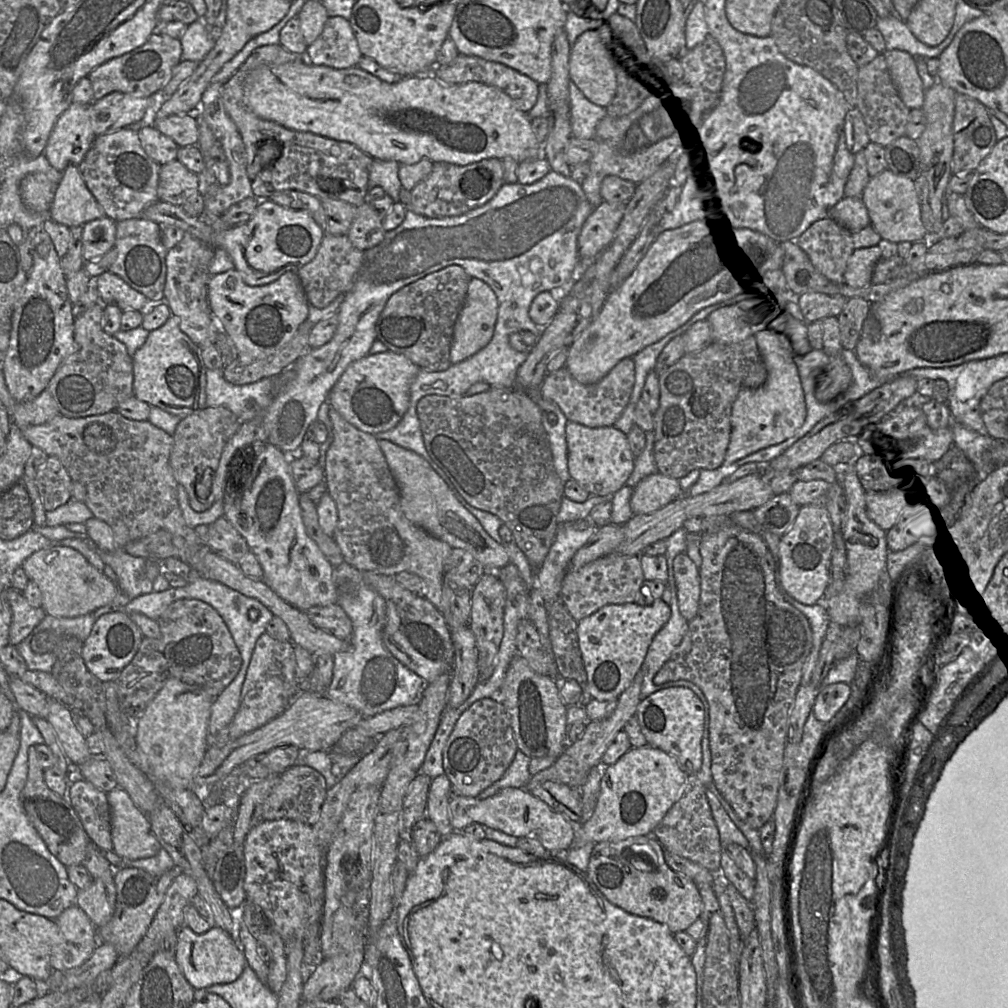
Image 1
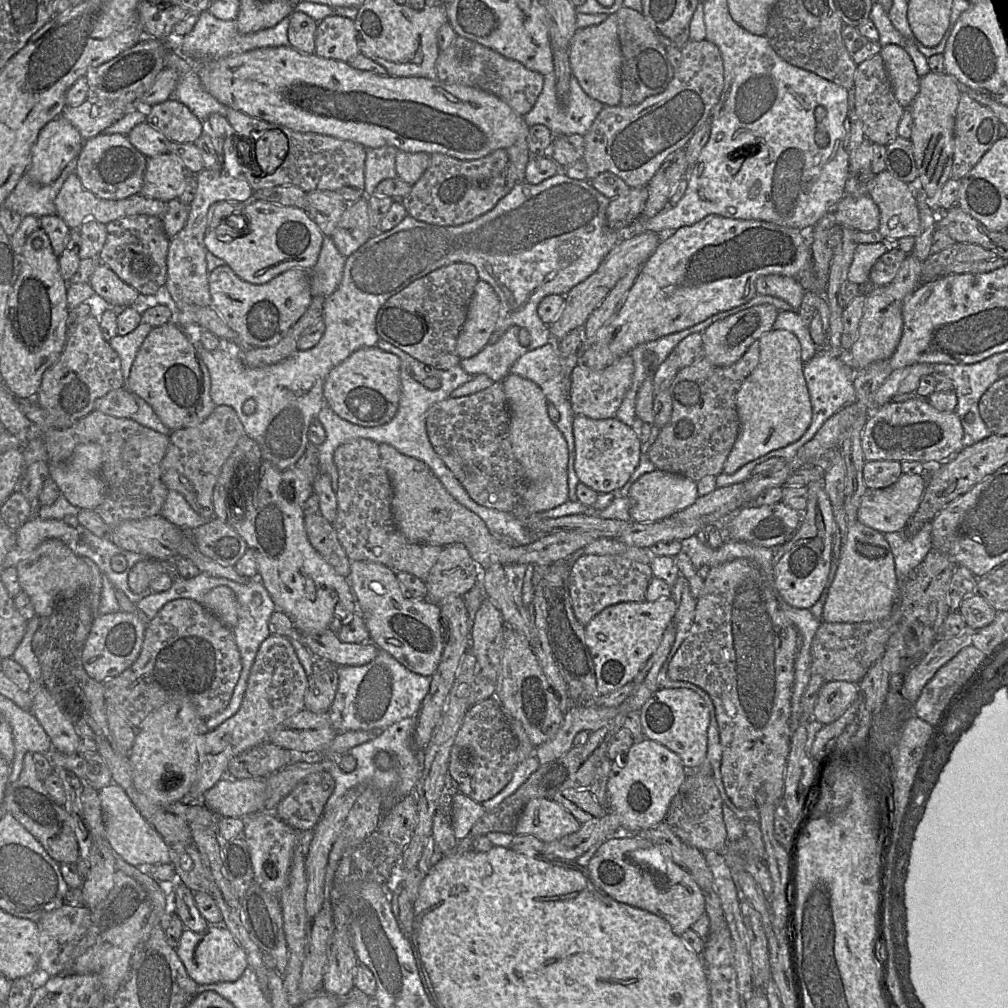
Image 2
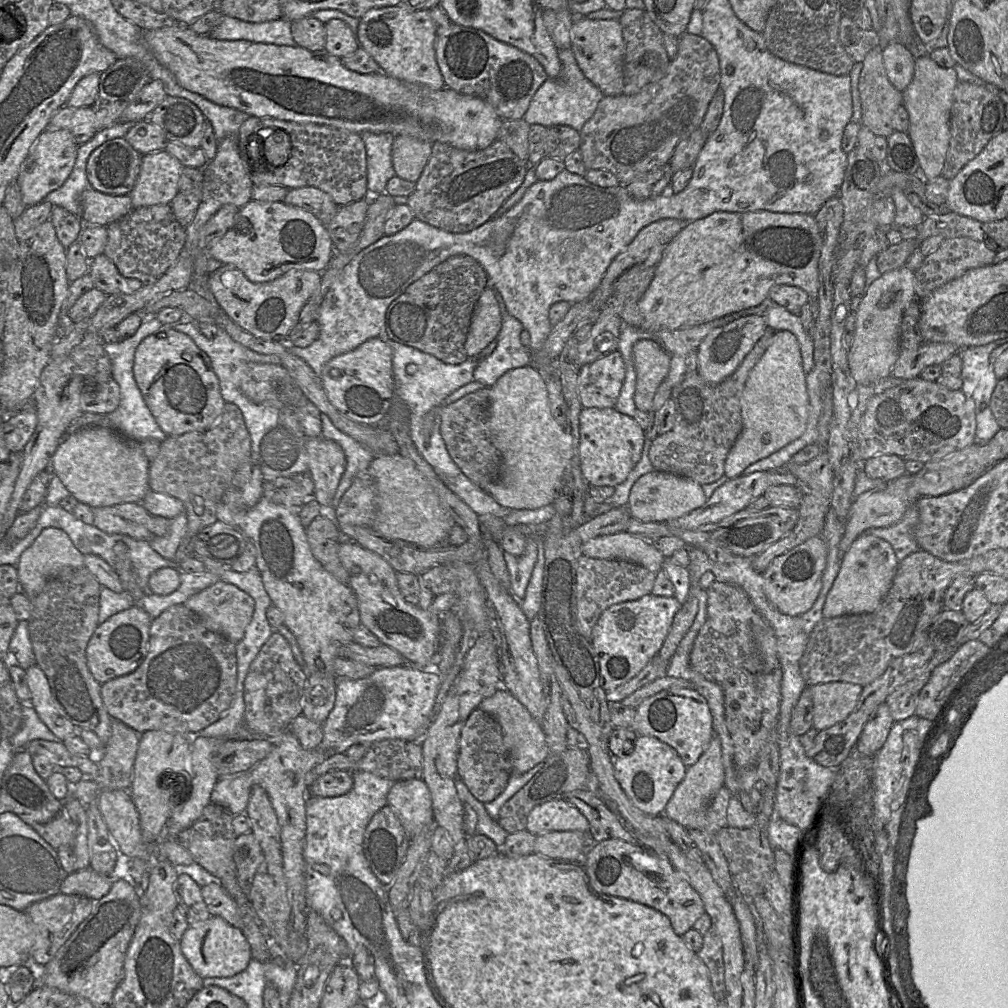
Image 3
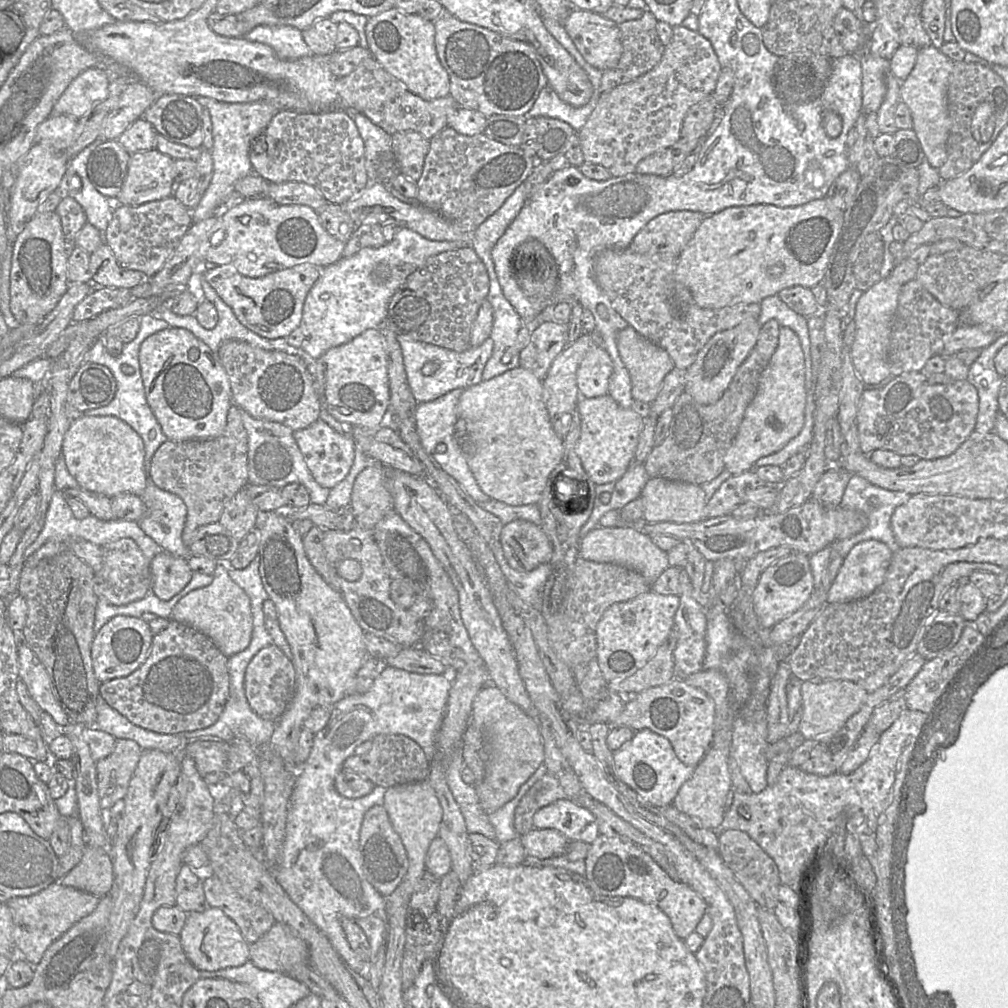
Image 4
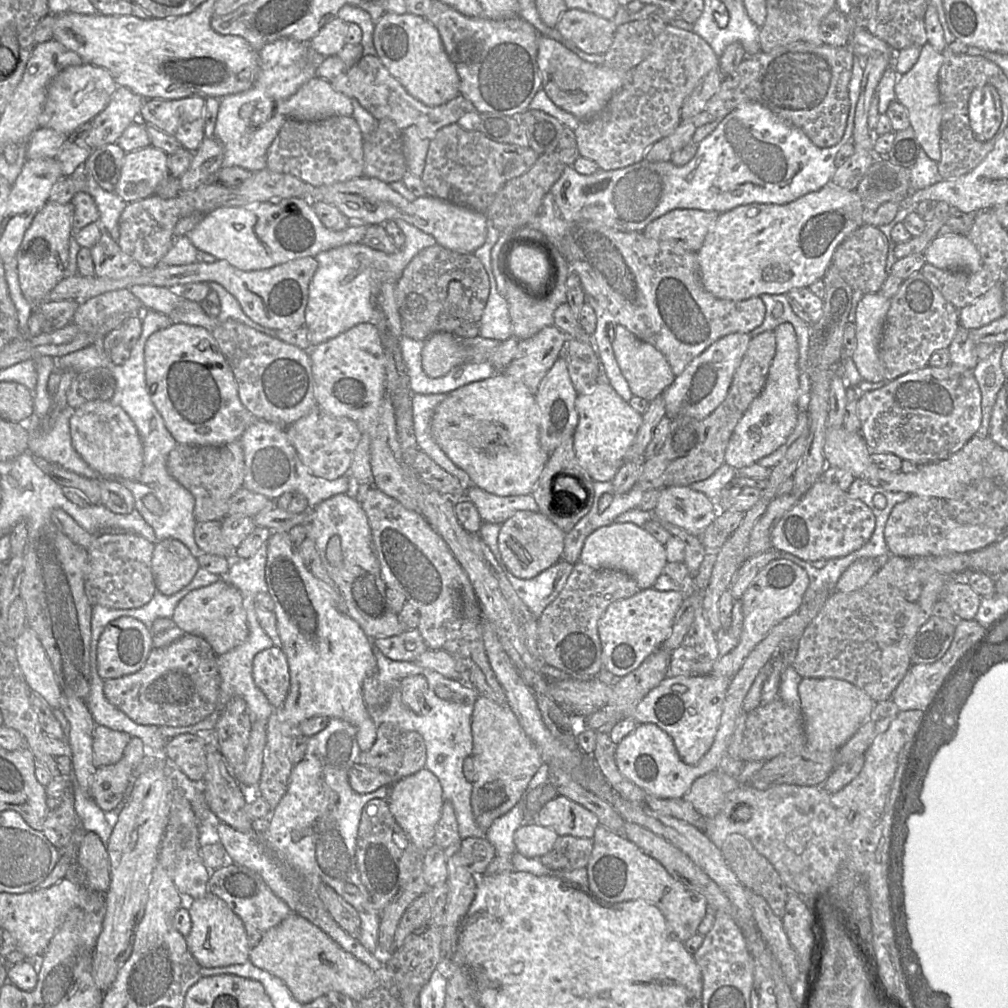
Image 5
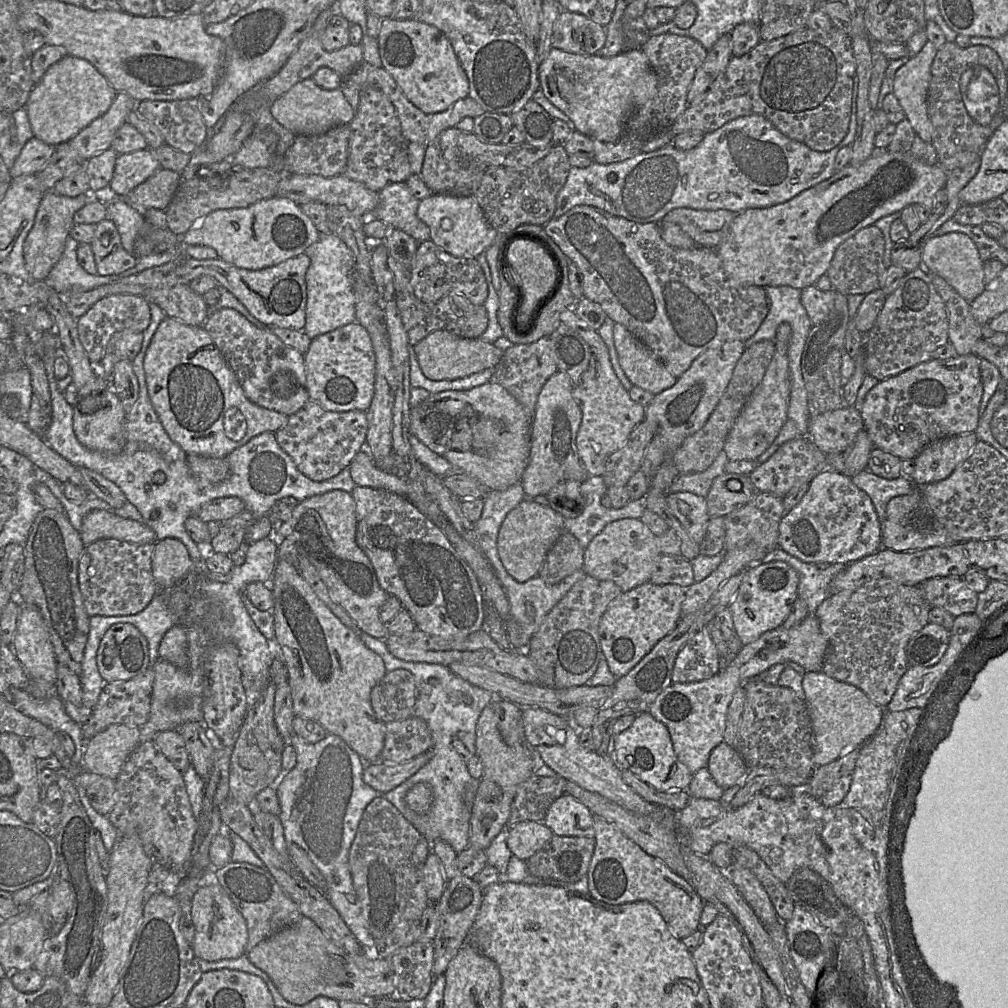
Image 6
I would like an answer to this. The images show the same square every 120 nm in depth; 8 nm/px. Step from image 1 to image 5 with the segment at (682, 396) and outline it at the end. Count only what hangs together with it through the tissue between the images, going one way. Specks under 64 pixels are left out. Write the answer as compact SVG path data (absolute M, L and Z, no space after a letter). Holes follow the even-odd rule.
M764 331L751 338L723 402L704 419L689 416L673 418L662 449L644 461L636 484L646 491L668 486L689 486L710 477L724 463L728 441L736 424L762 391L775 352L774 331Z

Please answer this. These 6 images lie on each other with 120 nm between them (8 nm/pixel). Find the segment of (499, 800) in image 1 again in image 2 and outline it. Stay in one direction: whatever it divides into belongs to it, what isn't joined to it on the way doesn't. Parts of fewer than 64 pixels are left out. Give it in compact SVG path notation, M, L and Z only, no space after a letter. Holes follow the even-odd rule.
M458 792L450 800L450 823L457 840L465 838L475 822L486 813L481 803ZM534 798L524 806L513 833L535 835L548 843L574 833L580 827L581 823L558 802Z

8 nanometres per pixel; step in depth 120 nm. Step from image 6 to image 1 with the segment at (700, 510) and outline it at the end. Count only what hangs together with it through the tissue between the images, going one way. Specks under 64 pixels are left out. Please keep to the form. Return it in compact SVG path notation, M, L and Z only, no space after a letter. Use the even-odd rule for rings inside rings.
M660 472L651 474L633 488L631 510L633 514L650 514L681 498L683 493L678 479Z

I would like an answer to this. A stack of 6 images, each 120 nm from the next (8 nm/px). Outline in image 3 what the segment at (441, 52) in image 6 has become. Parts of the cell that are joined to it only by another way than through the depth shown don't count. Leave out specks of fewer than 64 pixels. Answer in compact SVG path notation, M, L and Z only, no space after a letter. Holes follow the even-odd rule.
M402 5L372 8L360 19L357 40L386 75L410 84L420 84L433 90L445 87L436 61L435 26L430 9L408 10Z

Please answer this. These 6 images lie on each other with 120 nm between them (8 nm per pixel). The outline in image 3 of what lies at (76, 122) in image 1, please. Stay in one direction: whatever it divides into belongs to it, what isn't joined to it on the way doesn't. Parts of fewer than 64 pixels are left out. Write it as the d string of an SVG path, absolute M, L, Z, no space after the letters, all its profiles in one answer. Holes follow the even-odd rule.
M49 129L39 135L23 162L16 182L26 207L41 203L52 191L58 189L72 171L78 146L66 129Z

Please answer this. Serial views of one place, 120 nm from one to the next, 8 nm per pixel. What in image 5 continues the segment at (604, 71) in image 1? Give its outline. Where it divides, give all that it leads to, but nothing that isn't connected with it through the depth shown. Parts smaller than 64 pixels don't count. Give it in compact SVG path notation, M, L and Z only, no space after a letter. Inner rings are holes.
M567 9L556 28L582 52L599 55L609 50L616 30L612 21L579 9Z

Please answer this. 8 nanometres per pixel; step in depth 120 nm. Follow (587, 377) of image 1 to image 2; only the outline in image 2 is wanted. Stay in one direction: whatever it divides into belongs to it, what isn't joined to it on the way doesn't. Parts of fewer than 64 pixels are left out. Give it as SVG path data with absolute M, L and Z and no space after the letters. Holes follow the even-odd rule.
M710 214L691 225L662 235L653 254L639 270L633 286L616 315L598 332L596 341L579 353L579 362L601 370L636 346L690 328L707 318L750 301L757 295L755 283L767 275L796 278L812 266L807 232L760 220L725 218Z

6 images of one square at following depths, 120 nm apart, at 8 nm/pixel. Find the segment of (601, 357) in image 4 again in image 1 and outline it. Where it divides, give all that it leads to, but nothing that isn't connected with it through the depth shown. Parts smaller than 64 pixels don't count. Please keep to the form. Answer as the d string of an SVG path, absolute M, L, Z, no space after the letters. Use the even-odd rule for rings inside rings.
M632 357L620 360L600 381L594 384L578 382L563 366L557 371L547 373L539 390L544 399L555 402L569 421L587 427L614 426L629 403L635 383L635 365Z

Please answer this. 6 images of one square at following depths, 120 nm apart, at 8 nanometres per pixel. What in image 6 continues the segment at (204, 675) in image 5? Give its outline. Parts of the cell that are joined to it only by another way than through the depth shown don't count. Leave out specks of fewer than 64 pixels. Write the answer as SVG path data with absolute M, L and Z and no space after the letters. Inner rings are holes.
M149 666L142 674L132 679L105 683L89 719L81 725L83 738L89 741L112 724L124 724L130 727L145 724L150 714L153 679L153 666Z

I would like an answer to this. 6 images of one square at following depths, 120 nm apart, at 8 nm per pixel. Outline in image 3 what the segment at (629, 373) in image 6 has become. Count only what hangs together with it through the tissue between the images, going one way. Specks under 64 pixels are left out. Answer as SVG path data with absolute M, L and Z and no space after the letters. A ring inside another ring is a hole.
M642 339L633 345L633 358L636 370L634 403L638 410L648 412L655 392L665 380L671 355L654 340Z

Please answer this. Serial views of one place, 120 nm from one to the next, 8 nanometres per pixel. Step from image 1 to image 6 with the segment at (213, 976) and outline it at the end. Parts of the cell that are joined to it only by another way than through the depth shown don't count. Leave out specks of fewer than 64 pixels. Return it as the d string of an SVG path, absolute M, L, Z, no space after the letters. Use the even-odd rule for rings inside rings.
M218 883L203 886L196 891L189 917L195 927L191 947L198 959L215 962L237 959L245 954L248 942L246 920Z

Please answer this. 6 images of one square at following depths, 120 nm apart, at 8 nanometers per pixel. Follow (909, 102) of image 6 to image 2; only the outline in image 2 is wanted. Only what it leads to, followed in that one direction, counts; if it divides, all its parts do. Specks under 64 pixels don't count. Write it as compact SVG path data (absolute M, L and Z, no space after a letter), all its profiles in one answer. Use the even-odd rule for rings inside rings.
M929 72L920 78L920 89L909 107L913 118L910 140L919 171L918 186L929 200L934 199L950 178L954 151L954 125L961 87L954 77Z

